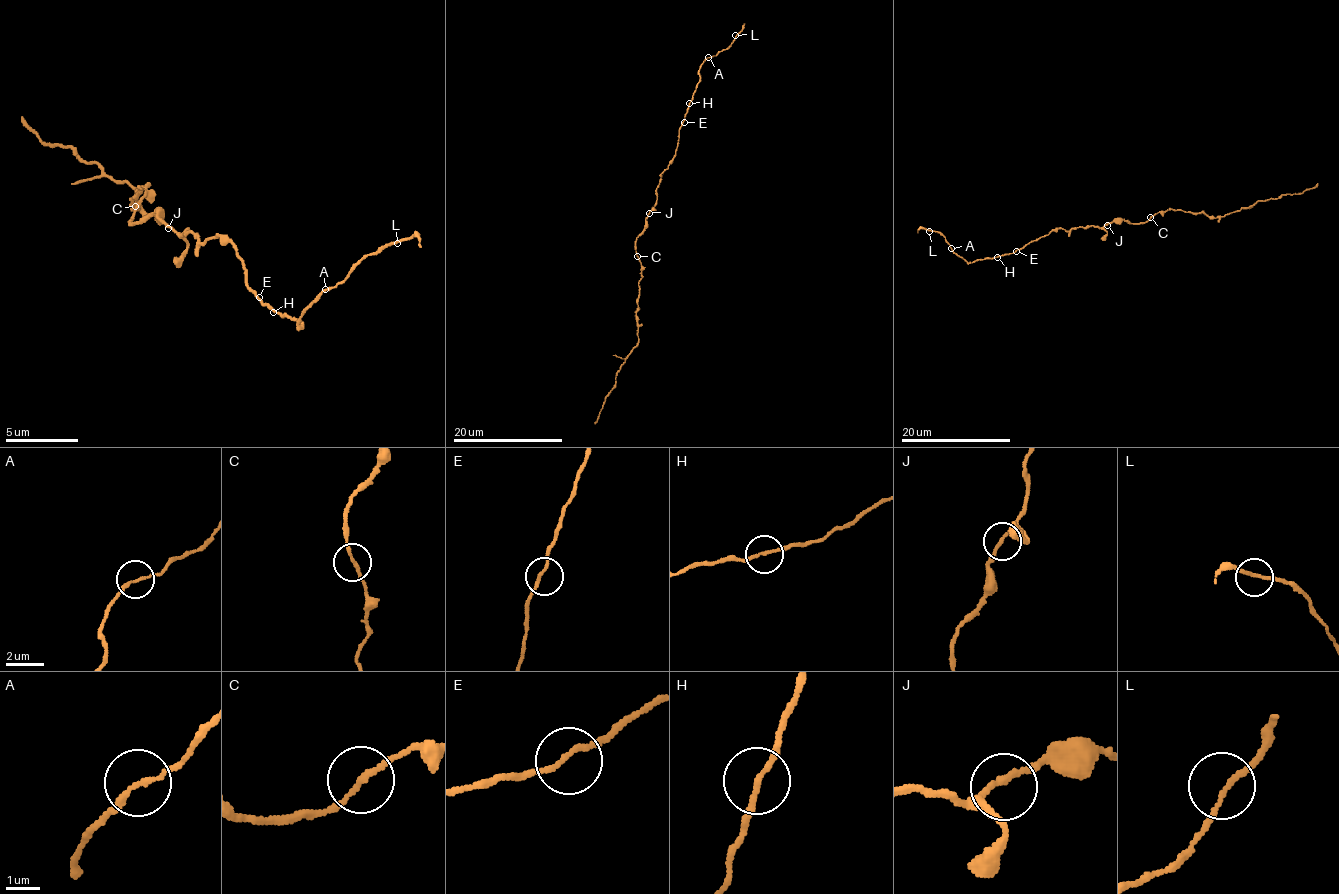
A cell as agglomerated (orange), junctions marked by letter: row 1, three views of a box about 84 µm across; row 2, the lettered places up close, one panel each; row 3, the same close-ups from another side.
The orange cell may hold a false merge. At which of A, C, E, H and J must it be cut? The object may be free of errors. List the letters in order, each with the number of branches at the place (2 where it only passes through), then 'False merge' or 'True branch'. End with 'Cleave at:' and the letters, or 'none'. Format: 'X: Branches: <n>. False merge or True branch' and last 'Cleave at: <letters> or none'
A: Branches: 2. False merge
C: Branches: 2. True branch
E: Branches: 2. True branch
H: Branches: 2. True branch
J: Branches: 2. True branch
Cleave at: A

